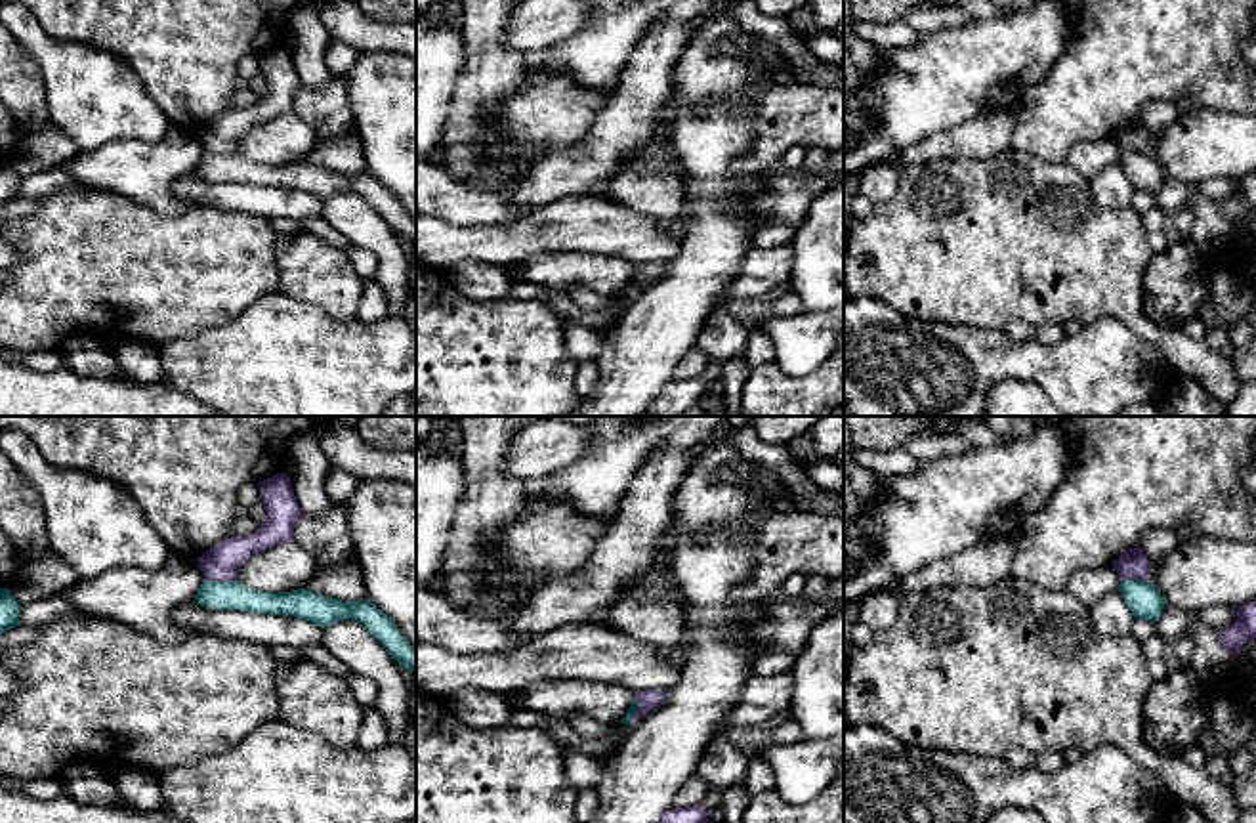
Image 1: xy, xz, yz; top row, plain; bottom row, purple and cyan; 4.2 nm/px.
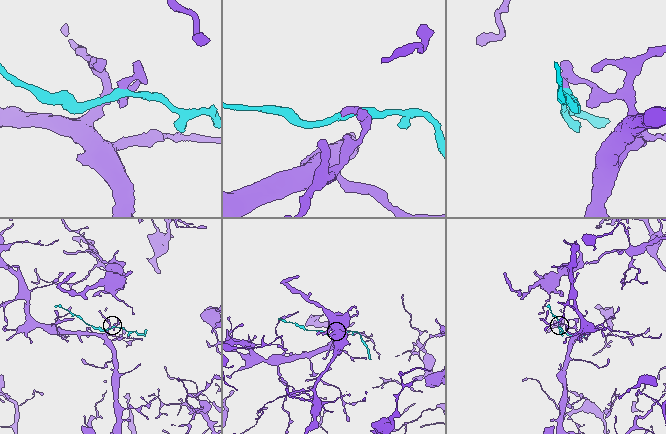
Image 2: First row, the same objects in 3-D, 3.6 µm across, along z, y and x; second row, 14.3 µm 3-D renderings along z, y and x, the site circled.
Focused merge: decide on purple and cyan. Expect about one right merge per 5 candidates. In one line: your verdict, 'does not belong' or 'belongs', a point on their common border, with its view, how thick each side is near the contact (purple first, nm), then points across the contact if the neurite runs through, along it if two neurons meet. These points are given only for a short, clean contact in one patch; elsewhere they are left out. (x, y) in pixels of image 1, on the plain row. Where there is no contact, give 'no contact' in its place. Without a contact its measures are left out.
does not belong | xy (220, 153) | 150/120 nm | along xy (205, 149), (235, 153)

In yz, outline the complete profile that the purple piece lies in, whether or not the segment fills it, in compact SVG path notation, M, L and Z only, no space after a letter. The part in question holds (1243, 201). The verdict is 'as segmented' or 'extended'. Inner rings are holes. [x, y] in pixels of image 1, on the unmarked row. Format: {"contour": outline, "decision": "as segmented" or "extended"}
{"contour": "M1256 172L1237 179L1237 193L1220 202L1222 214L1231 227L1239 227L1248 212L1256 208Z", "decision": "as segmented"}

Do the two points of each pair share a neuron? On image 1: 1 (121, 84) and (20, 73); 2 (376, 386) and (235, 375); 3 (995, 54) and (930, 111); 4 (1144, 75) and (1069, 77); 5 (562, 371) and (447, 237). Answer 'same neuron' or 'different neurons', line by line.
1: different neurons
2: same neuron
3: same neuron
4: same neuron
5: different neurons

